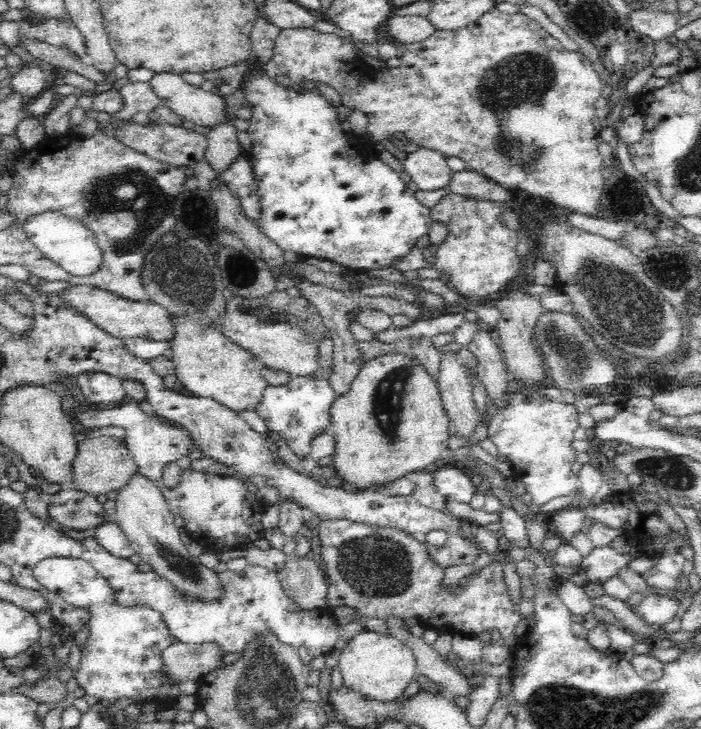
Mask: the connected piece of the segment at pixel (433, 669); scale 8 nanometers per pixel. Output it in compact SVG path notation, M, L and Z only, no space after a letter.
M392 618L388 621L390 634L404 642L413 650L417 658L417 672L443 687L443 690L451 697L466 696L474 686L459 669L450 666L439 653L427 644L422 637L411 634L404 620Z

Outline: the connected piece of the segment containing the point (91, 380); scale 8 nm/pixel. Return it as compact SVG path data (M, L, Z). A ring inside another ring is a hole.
M90 372L76 377L82 398L96 405L119 405L126 400L123 381L102 372Z

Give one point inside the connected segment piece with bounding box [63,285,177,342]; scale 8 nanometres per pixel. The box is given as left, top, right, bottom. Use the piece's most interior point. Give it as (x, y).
(123, 318)

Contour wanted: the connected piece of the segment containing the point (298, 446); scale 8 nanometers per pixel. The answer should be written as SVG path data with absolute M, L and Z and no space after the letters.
M324 339L317 345L319 367L300 380L295 380L289 386L271 386L266 388L262 403L257 411L258 416L266 421L266 426L273 432L280 434L282 440L290 446L290 450L306 461L312 440L329 432L331 426L331 407L336 395L330 385L330 376L333 374L333 350L331 339Z

